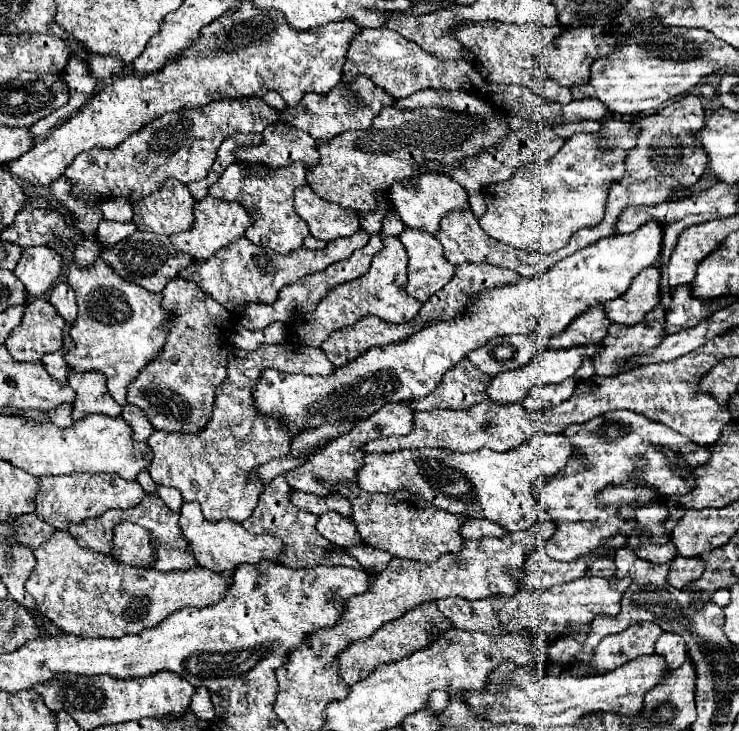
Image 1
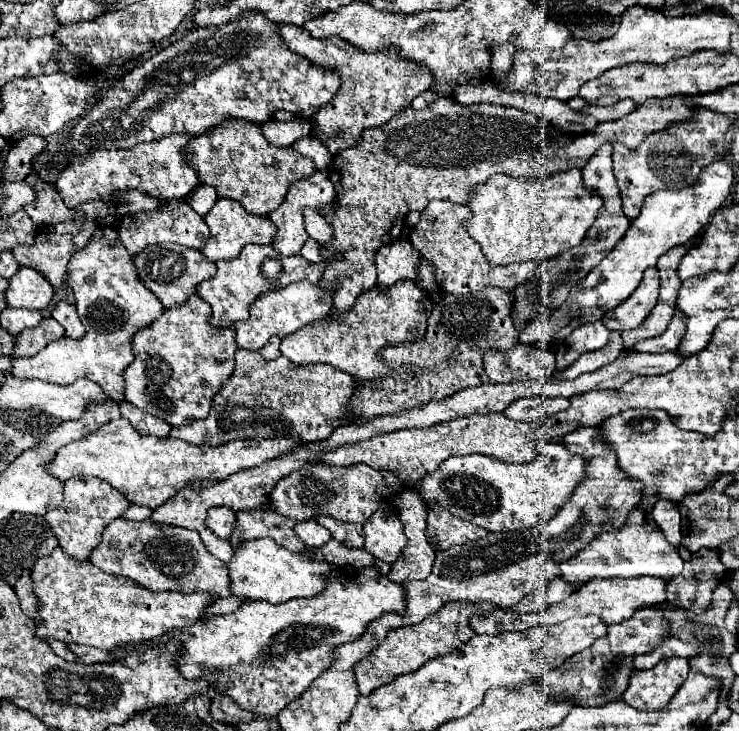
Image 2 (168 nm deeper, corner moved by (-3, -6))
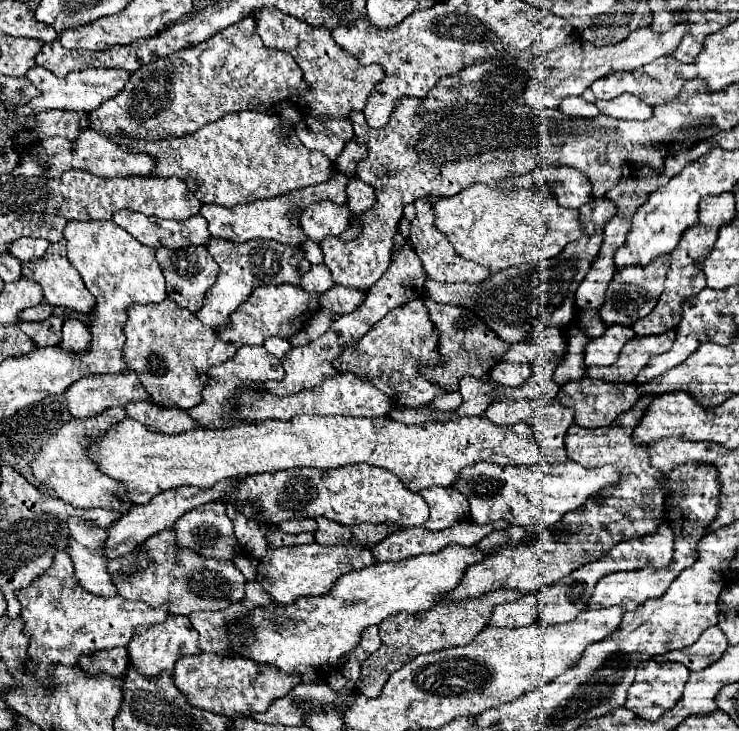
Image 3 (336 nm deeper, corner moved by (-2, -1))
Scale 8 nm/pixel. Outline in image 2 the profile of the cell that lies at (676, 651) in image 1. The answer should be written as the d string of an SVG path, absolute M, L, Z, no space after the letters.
M665 658L651 670L635 670L623 700L637 710L661 710L689 674L685 658Z

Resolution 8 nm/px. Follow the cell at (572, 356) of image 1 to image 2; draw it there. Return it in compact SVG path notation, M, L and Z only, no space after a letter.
M617 330L611 332L611 338L607 342L607 346L595 350L595 352L585 352L579 356L579 362L571 364L567 370L559 372L557 378L577 378L579 374L585 374L585 372L593 372L593 370L599 370L607 364L611 364L615 358L619 358L619 354L623 352L623 340L621 340L621 334Z

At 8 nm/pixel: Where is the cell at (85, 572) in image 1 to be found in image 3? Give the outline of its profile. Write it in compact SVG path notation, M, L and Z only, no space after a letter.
M58 551L52 565L26 589L18 591L18 599L22 603L20 615L24 619L24 633L30 639L28 655L38 663L38 677L42 685L52 685L48 679L52 663L78 665L80 653L126 647L130 635L136 633L136 627L166 621L170 607L166 603L160 607L150 607L144 601L128 601L120 595L98 597L90 591L84 591L76 581L74 567L66 551Z

